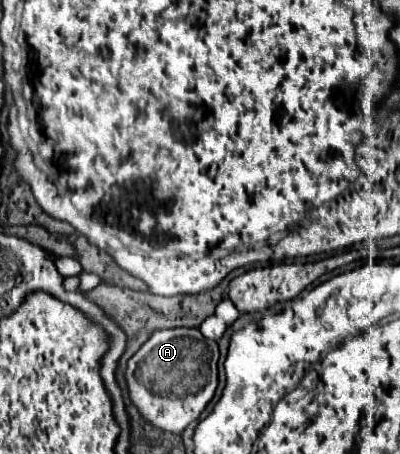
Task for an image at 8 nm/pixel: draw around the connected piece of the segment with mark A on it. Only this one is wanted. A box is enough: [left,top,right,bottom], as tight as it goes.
[125,329,217,433]

